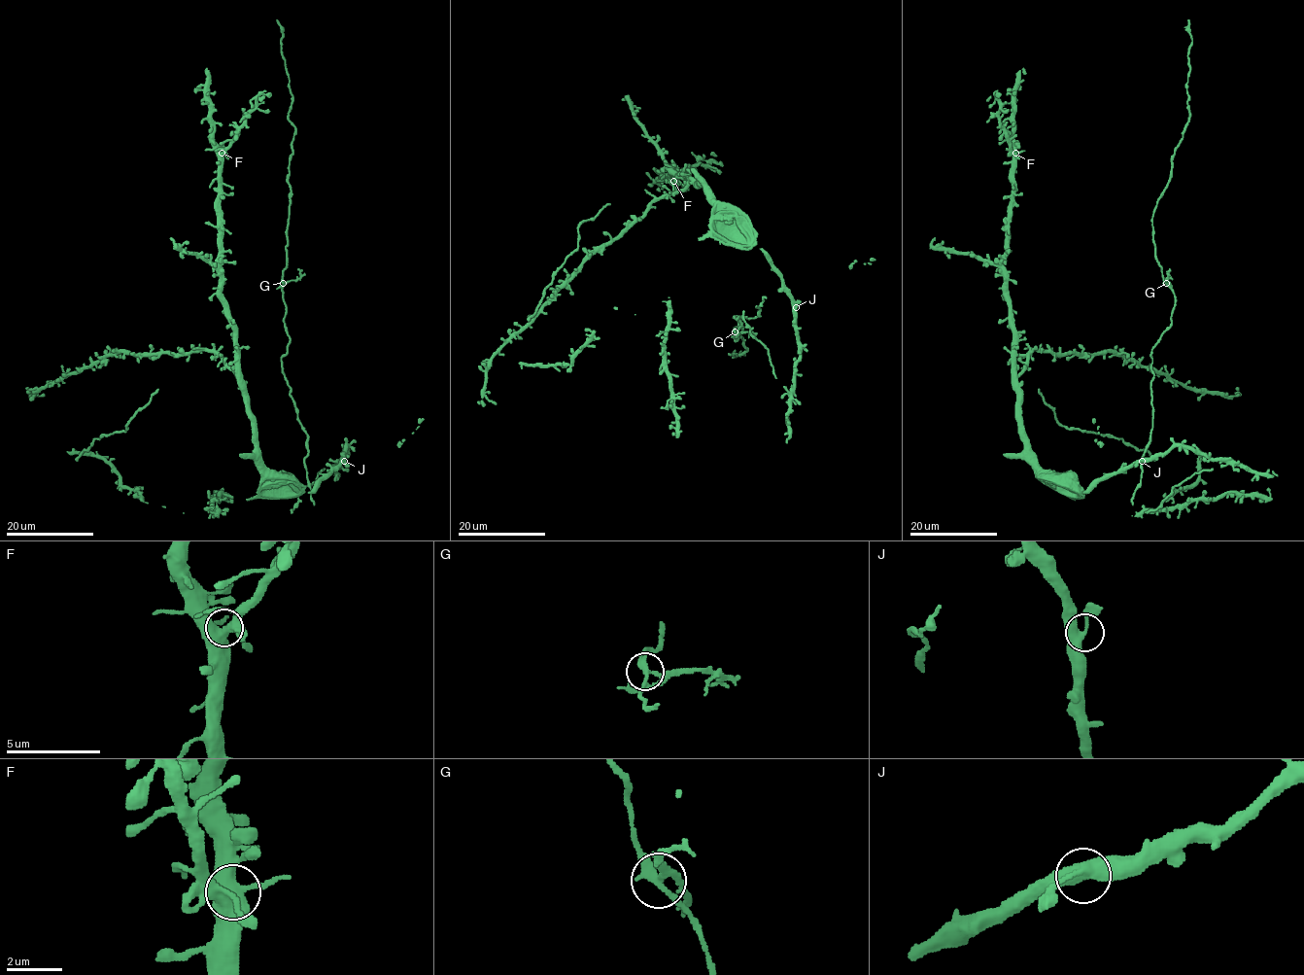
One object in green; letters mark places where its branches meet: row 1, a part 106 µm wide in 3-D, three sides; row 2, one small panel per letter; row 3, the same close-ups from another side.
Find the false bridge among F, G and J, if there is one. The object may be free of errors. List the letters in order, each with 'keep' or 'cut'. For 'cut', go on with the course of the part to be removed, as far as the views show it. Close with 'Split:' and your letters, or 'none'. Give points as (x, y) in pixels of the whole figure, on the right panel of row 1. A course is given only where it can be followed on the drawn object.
F: keep
G: cut | (1167, 283), (1170, 269)
J: keep
Split: G

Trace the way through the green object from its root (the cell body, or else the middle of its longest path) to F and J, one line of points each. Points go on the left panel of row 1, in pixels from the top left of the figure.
F: (295, 485), (280, 473), (269, 470), (260, 458), (249, 399), (239, 371), (237, 328), (221, 292), (222, 153)
J: (295, 485), (304, 492), (311, 492), (344, 461)

